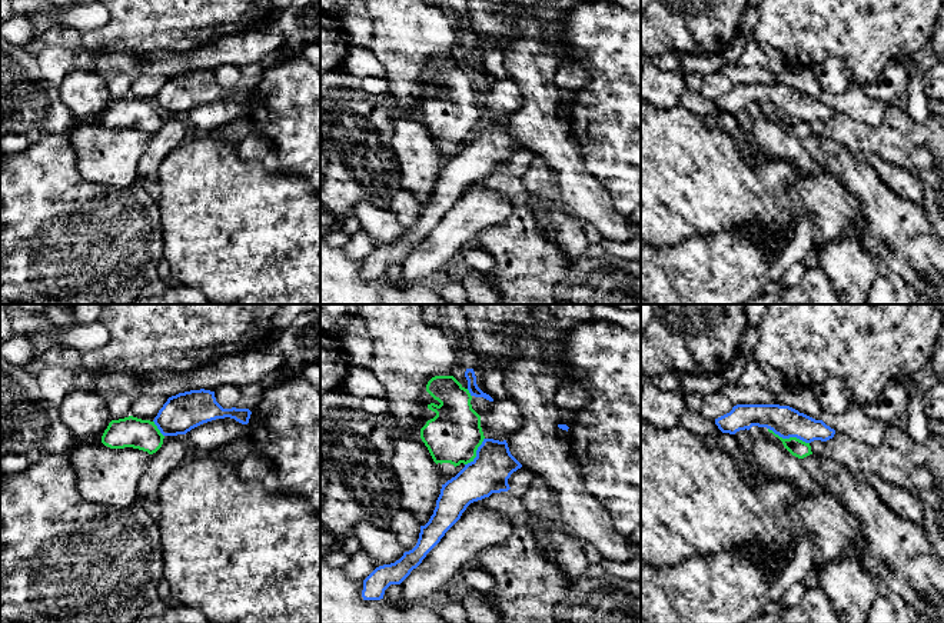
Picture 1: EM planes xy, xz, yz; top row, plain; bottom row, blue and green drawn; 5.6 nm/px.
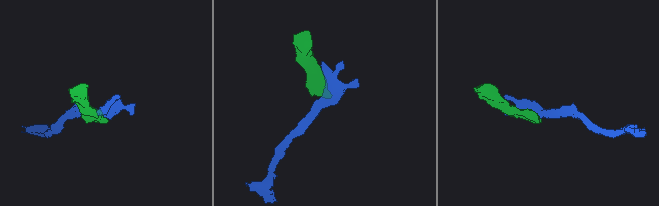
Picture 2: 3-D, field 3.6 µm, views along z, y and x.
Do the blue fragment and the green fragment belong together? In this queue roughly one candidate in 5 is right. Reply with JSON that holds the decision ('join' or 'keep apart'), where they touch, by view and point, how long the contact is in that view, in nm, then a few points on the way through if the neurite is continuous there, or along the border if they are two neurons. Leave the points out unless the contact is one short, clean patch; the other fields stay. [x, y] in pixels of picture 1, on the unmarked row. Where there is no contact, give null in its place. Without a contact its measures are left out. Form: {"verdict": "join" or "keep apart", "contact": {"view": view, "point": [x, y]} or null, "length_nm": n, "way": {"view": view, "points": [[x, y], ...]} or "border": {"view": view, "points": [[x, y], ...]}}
{"verdict": "keep apart", "contact": {"view": "yz", "point": [788, 117]}, "length_nm": 240}

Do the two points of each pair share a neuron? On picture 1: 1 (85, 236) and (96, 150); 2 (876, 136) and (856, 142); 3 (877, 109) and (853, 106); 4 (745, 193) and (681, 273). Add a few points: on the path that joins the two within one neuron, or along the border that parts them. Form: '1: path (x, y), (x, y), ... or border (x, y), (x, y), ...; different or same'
1: border (73, 152), (77, 170), (86, 179), (125, 189); different
2: path (871, 140), (860, 140); same
3: path (871, 109), (858, 106); same
4: border (705, 236), (690, 236), (672, 246); different

